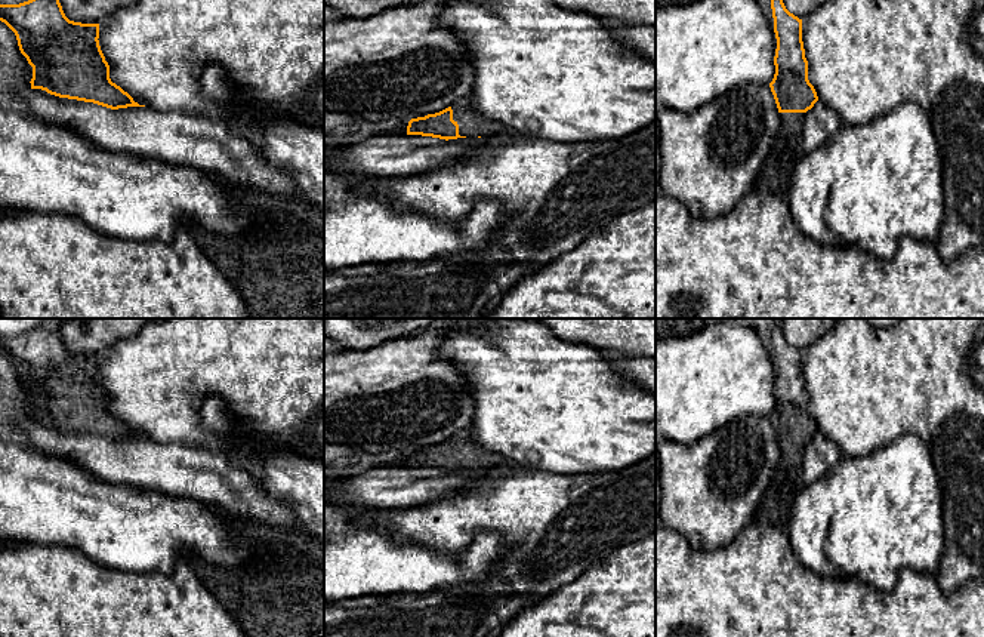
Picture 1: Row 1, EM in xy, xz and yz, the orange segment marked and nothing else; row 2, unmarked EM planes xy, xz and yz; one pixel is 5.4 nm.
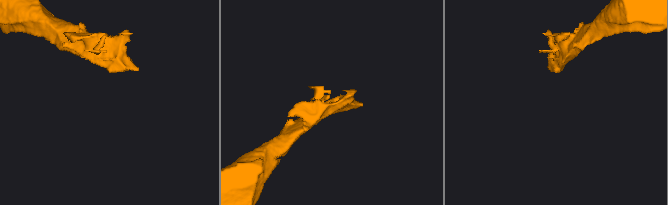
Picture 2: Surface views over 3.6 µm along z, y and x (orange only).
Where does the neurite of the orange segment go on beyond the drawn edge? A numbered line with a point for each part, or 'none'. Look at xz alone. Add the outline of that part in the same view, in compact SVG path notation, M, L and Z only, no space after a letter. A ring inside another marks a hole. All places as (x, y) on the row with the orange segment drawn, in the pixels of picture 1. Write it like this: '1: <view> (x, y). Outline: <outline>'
1: xz (471, 122). Outline: M472 96L462 98L451 105L453 120L459 124L459 135L466 138L491 138L512 133L497 121L485 119L476 108Z

